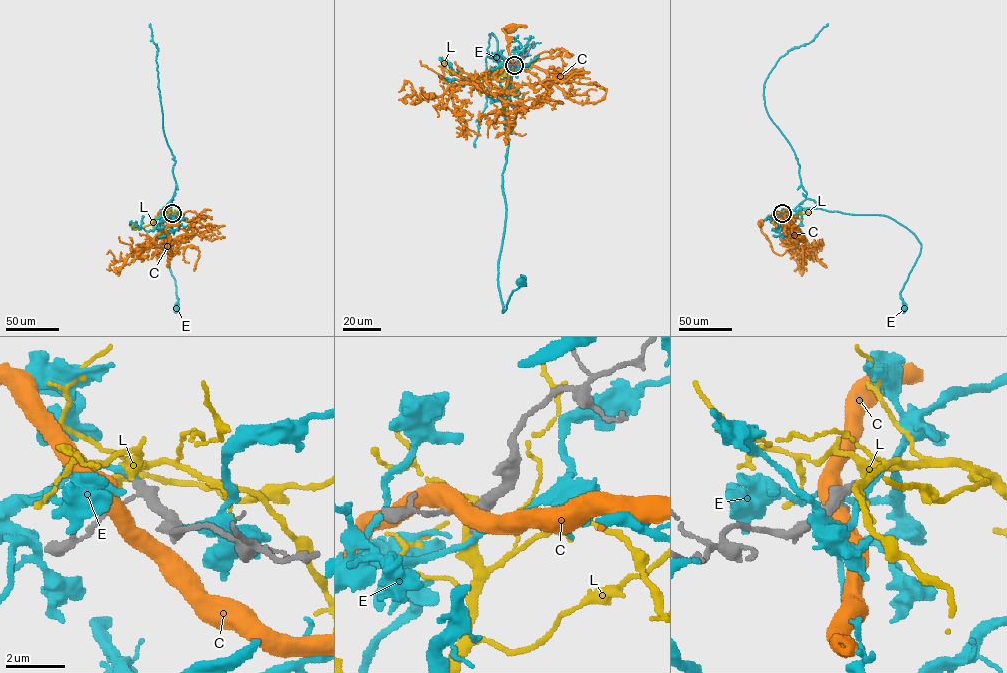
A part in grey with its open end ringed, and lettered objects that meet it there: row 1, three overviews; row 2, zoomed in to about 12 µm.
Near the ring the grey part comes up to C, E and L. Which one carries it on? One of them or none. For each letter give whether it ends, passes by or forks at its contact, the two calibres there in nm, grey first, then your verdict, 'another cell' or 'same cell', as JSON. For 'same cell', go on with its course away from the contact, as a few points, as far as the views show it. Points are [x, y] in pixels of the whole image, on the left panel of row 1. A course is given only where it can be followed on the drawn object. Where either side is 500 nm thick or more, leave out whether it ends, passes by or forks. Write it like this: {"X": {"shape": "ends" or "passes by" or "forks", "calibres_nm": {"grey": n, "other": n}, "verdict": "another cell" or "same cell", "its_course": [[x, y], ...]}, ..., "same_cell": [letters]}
{"C": {"calibres_nm": {"grey": 130, "other": 550}, "verdict": "another cell"}, "E": {"shape": "passes by", "calibres_nm": {"grey": 280, "other": 200}, "verdict": "another cell"}, "L": {"shape": "passes by", "calibres_nm": {"grey": 280, "other": 360}, "verdict": "same cell", "its_course": [[172, 213], [157, 216], [142, 228], [134, 228], [134, 226]]}, "same_cell": ["L"]}

